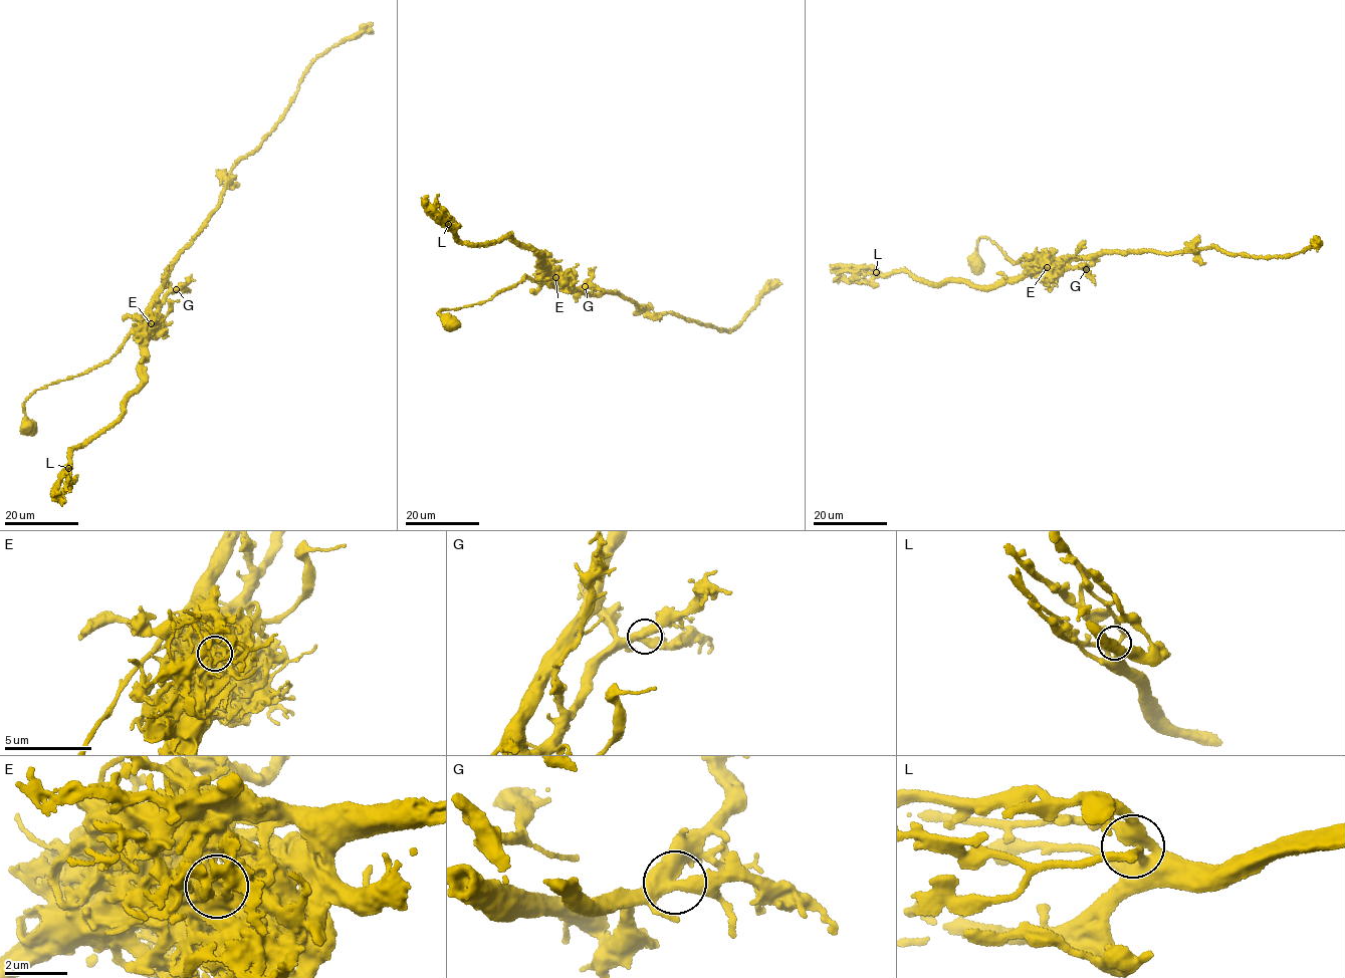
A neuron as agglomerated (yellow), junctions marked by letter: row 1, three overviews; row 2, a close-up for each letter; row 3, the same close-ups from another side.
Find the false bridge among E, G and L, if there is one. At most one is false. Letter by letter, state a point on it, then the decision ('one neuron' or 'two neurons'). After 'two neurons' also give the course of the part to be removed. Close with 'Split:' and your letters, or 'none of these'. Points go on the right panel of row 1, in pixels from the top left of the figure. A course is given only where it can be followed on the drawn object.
E: (1047, 267) | two neurons | (1046, 267), (983, 286), (960, 281), (934, 284), (902, 271), (861, 283), (837, 278), (839, 270)
G: (1086, 269) | one neuron
L: (876, 272) | one neuron
Split: E

